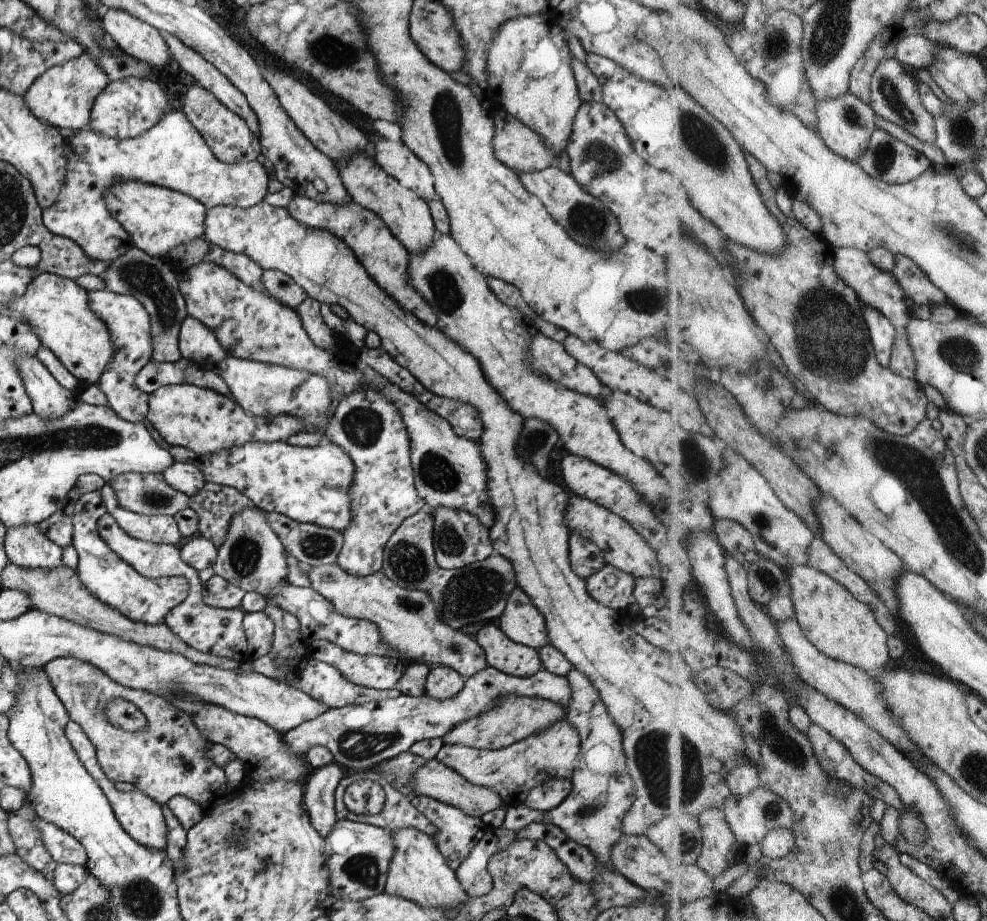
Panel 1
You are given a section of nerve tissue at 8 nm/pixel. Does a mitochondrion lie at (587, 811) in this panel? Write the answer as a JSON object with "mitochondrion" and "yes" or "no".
{"mitochondrion":"yes"}

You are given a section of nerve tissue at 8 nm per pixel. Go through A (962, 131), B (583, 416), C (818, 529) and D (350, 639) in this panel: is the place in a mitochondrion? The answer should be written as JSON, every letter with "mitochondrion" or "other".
{"A":"mitochondrion","B":"other","C":"other","D":"other"}

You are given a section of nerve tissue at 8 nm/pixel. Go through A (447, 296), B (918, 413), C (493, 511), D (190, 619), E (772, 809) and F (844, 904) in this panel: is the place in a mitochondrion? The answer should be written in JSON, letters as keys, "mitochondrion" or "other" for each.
{"A":"mitochondrion","B":"other","C":"other","D":"mitochondrion","E":"mitochondrion","F":"mitochondrion"}

